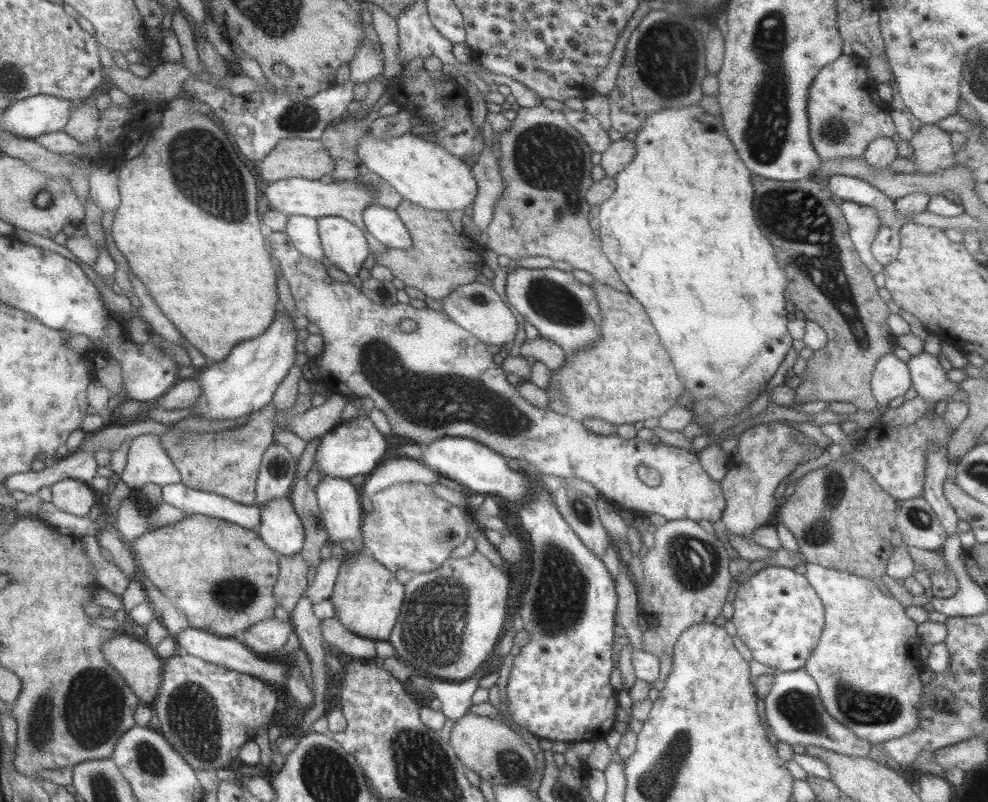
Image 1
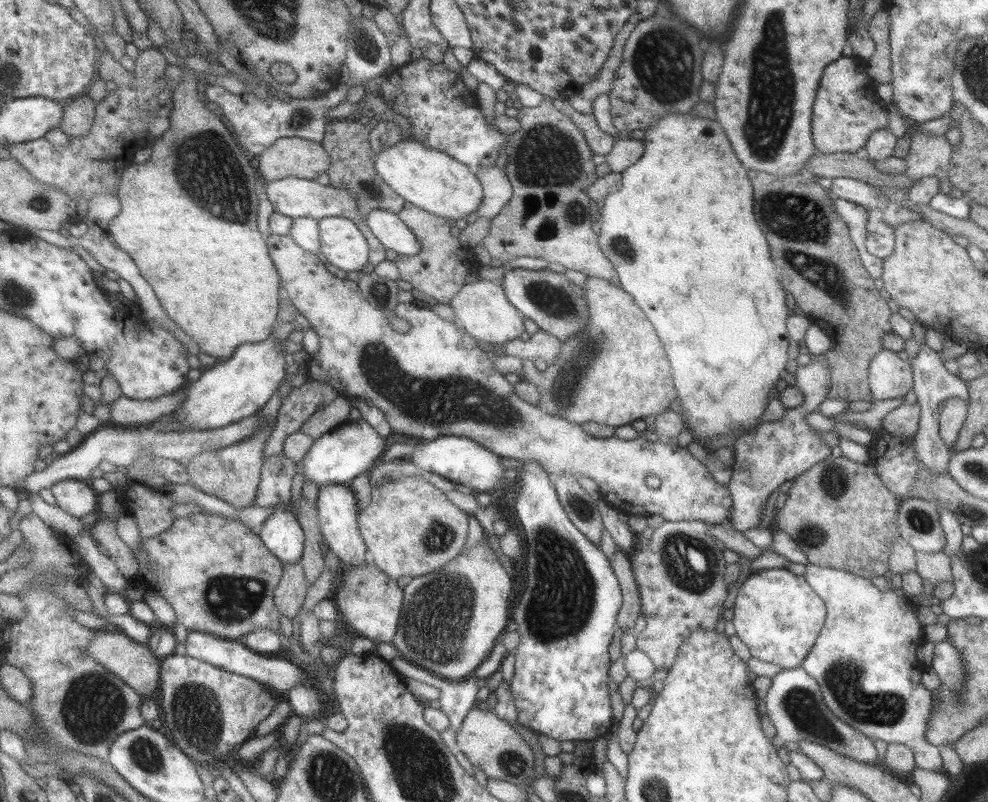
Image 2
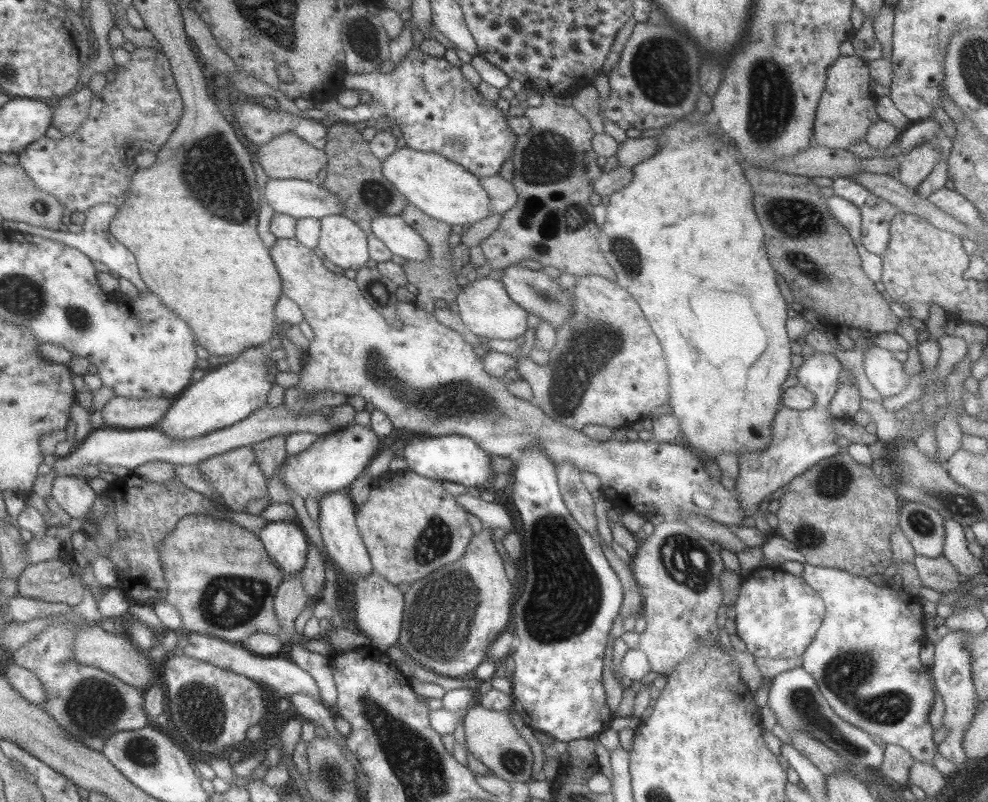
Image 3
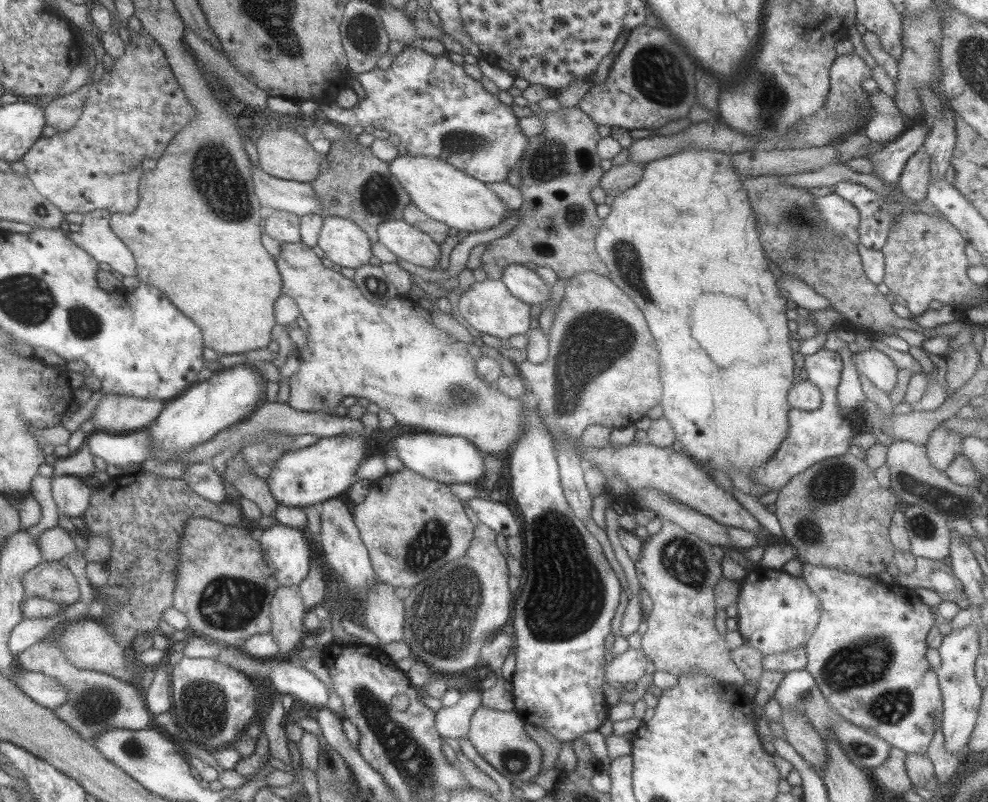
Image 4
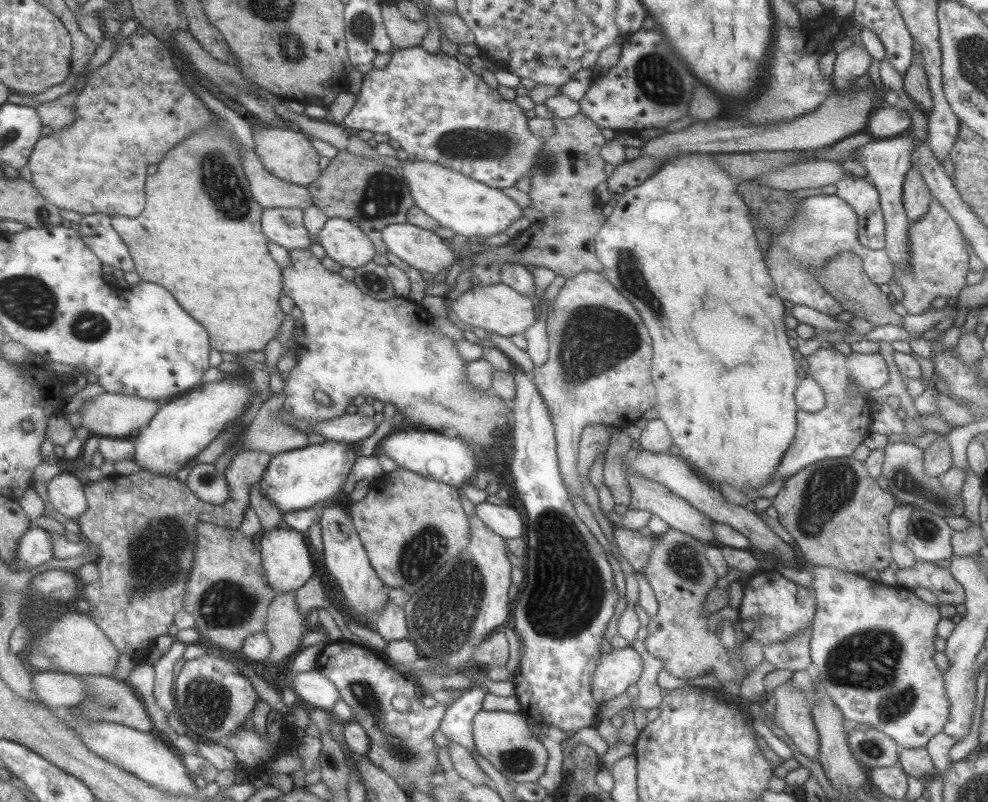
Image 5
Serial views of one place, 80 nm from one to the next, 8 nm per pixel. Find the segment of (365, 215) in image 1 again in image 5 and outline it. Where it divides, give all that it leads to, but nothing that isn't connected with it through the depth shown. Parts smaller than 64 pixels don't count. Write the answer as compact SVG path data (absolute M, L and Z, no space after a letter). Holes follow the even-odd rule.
M407 221L399 224L387 224L380 233L387 251L417 271L425 271L435 276L439 271L444 270L447 274L451 266L456 264L453 250L448 250L439 236L429 230L413 226Z

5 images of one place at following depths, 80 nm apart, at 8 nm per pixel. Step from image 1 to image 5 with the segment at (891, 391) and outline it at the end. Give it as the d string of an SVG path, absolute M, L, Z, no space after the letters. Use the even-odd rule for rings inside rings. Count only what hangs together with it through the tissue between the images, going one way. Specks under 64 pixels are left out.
M834 347L817 348L813 354L805 357L808 364L807 376L811 377L824 393L825 405L821 410L811 414L799 413L796 416L796 429L789 443L783 451L776 469L772 472L772 480L787 480L792 474L800 471L809 464L824 458L841 458L851 455L854 448L862 442L871 432L869 392L884 387L889 380L887 365L882 362L879 354L866 356L862 353L851 351L843 356ZM849 384L857 384L861 395L851 395L847 391Z

